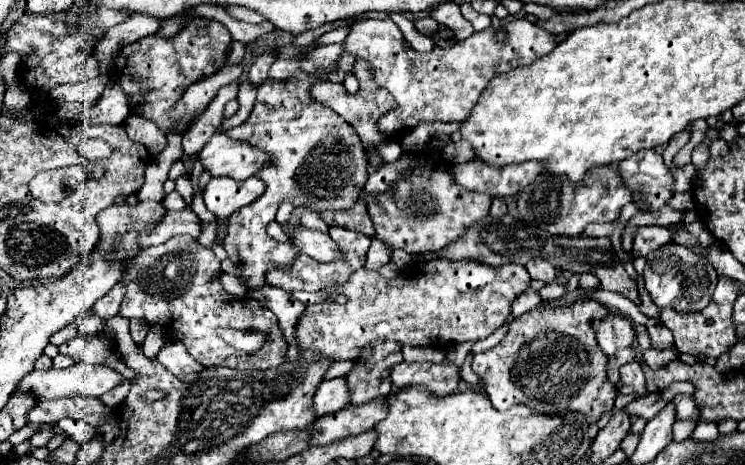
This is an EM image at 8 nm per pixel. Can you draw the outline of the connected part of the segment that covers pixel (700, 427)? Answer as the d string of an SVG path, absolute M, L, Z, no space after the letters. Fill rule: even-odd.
M698 421L694 433L690 435L690 439L694 441L714 441L718 437L718 426L716 423L708 423L708 421Z

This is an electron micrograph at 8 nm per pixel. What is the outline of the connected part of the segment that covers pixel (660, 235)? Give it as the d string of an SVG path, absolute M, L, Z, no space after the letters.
M662 225L638 227L634 233L634 257L646 257L648 251L670 243L672 237L674 231L670 227L662 227Z

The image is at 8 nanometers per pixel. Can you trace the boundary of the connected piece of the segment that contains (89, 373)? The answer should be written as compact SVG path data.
M76 363L66 369L48 369L48 371L32 371L22 381L18 383L18 389L14 393L30 393L36 401L40 399L58 399L58 397L76 397L76 395L90 395L90 397L100 397L102 393L110 391L112 387L120 385L124 381L122 375L108 367L98 367L98 365L84 365Z

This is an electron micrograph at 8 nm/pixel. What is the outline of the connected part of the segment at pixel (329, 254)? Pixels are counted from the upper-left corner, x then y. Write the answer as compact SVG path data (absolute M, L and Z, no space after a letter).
M300 227L294 233L292 239L304 255L322 261L322 263L330 263L330 261L340 261L342 259L342 251L338 249L338 245L330 239L328 233L320 233L320 231L310 231L306 227Z

